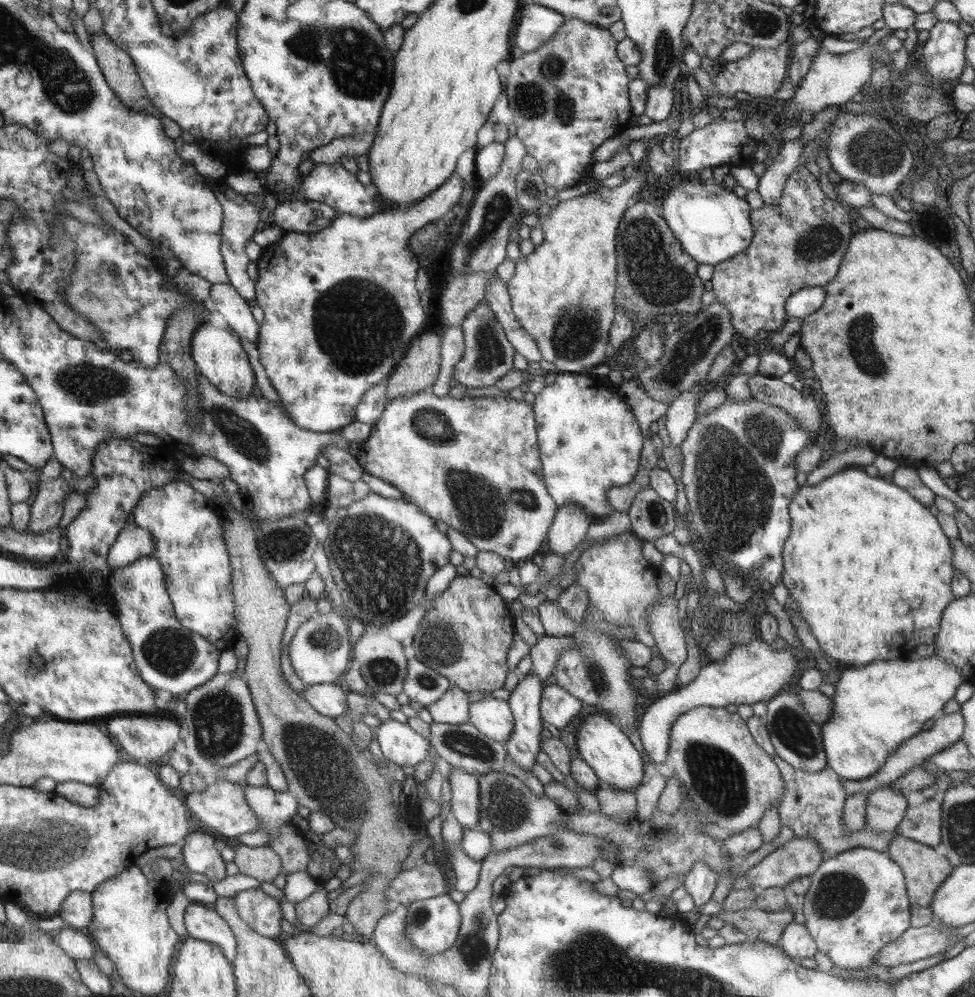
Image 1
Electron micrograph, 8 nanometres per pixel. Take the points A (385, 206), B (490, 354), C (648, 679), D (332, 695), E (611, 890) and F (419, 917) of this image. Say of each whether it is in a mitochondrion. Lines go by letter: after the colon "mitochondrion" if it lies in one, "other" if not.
A: other
B: mitochondrion
C: other
D: other
E: other
F: mitochondrion

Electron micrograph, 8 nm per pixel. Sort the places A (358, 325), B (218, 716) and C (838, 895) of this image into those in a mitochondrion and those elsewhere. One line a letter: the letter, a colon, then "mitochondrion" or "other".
A: mitochondrion
B: mitochondrion
C: mitochondrion

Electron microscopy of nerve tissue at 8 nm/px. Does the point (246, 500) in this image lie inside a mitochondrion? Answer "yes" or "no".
no

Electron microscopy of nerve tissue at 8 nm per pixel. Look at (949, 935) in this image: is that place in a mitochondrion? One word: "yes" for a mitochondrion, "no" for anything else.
no

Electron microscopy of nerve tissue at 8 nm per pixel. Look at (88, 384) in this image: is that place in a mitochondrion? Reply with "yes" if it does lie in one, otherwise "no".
yes

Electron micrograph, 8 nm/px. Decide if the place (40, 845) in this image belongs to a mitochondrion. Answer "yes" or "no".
yes

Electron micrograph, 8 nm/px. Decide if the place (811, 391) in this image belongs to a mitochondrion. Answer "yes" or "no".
no

